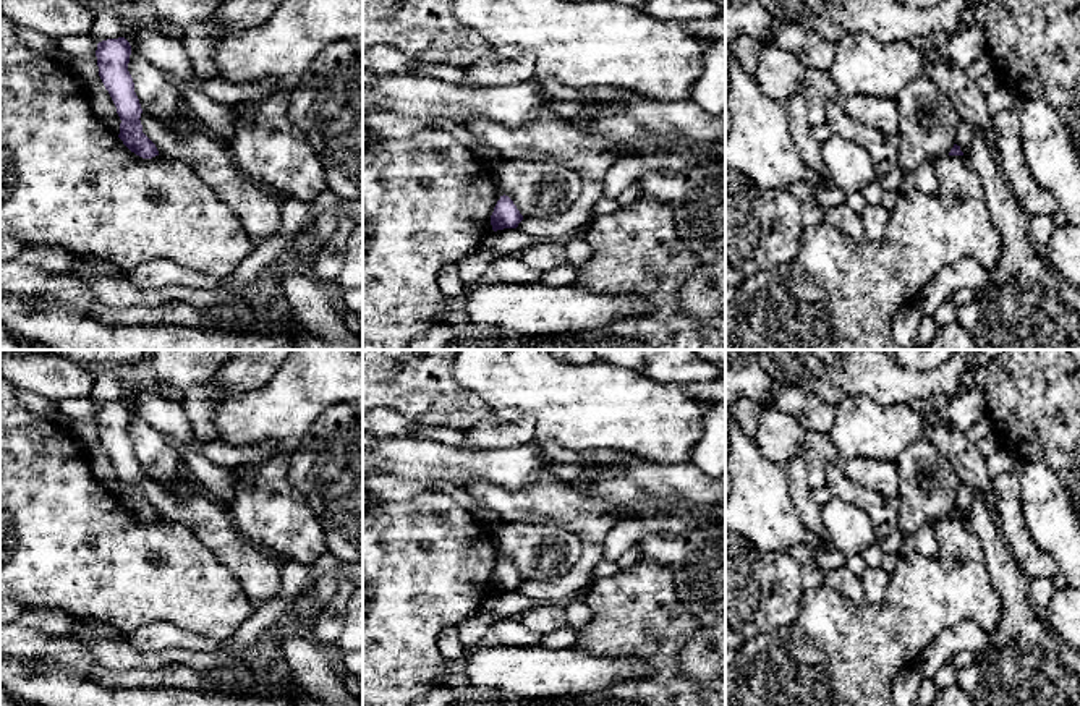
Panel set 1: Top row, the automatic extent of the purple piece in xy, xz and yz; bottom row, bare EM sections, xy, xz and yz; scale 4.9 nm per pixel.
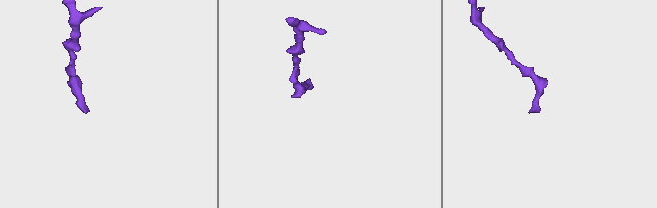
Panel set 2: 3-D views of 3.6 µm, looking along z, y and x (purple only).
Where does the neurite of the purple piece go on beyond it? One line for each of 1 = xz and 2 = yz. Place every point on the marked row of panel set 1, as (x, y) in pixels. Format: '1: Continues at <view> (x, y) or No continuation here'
1: No continuation here
2: No continuation here

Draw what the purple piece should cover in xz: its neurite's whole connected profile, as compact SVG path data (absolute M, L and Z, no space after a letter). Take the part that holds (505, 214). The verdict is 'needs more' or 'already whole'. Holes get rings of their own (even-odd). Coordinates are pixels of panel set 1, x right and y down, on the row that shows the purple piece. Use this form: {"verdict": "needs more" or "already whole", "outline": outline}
{"verdict": "already whole", "outline": "M500 196L491 215L492 230L517 228L523 215L508 196Z"}

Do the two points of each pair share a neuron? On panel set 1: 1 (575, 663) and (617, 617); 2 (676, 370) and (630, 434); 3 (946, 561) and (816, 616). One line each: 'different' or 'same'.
1: different
2: different
3: same

